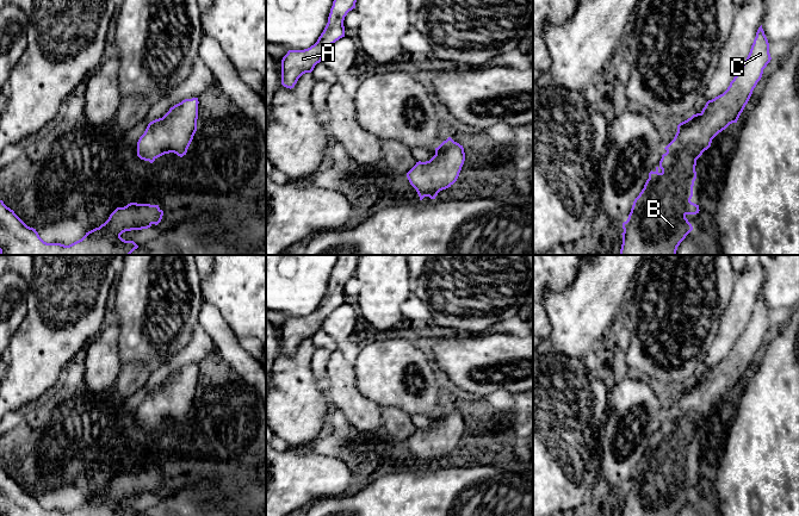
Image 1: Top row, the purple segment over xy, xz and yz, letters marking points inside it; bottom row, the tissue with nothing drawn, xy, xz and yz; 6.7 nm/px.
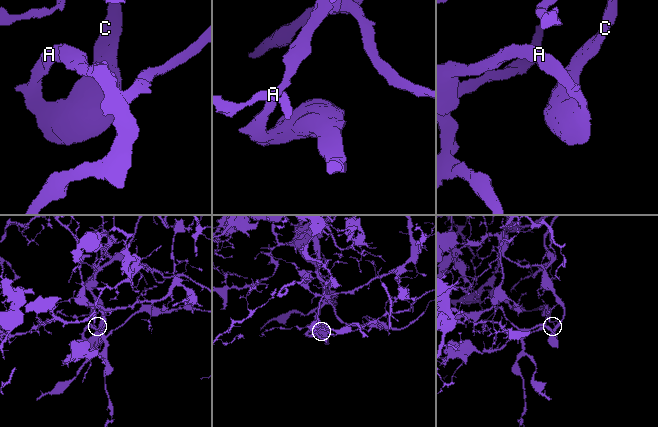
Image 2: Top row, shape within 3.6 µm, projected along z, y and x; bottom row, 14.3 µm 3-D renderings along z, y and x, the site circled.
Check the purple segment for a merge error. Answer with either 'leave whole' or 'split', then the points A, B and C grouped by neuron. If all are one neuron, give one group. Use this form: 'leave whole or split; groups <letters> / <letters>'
split; groups A B / C

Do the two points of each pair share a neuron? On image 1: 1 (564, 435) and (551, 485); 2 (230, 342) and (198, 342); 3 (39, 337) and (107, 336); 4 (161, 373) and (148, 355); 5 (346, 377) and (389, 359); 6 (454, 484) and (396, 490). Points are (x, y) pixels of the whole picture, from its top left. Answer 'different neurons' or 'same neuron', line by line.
1: same neuron
2: different neurons
3: different neurons
4: different neurons
5: different neurons
6: same neuron

